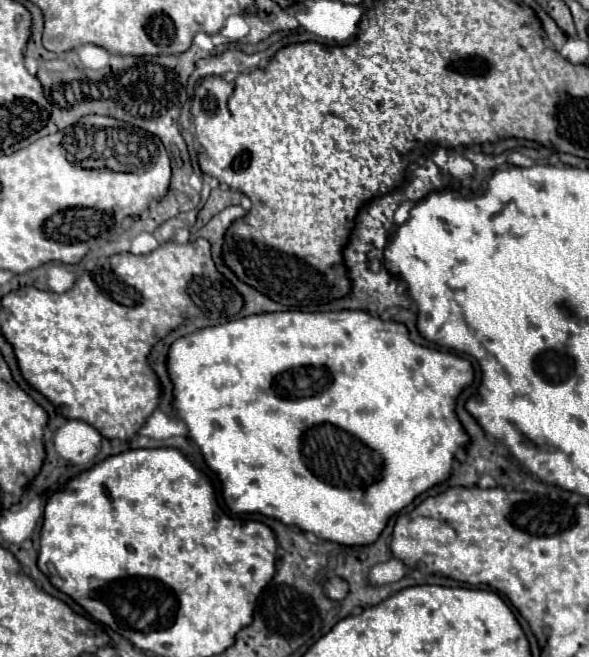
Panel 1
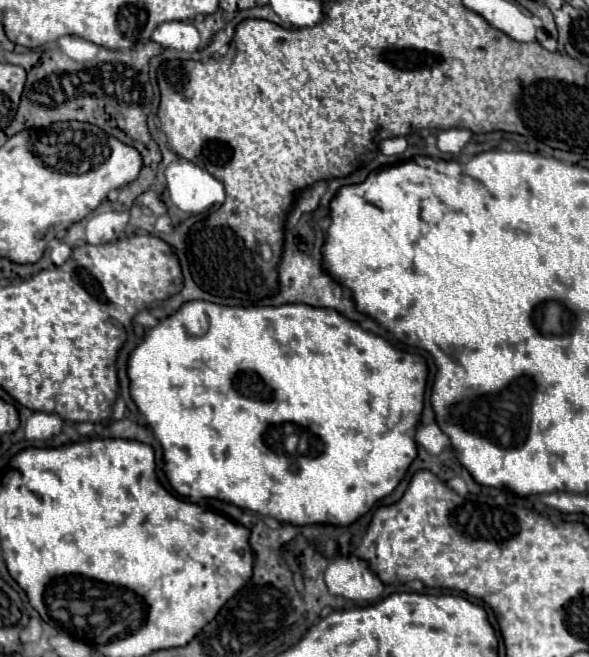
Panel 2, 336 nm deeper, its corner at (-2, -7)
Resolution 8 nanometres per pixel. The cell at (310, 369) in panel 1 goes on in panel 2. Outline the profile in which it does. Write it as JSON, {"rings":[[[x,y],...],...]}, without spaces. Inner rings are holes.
{"rings":[[[192,300],[184,304],[176,314],[168,316],[158,326],[146,332],[144,342],[128,358],[128,376],[130,394],[140,414],[146,418],[154,436],[164,448],[168,480],[180,496],[190,500],[216,498],[294,526],[350,526],[358,518],[362,518],[378,500],[394,492],[394,488],[404,480],[410,464],[418,456],[416,428],[424,410],[424,392],[428,380],[426,360],[420,354],[410,354],[394,348],[384,338],[360,328],[356,322],[346,320],[346,316],[330,308],[310,308],[306,304],[284,304],[276,308],[232,308],[204,300]]]}

